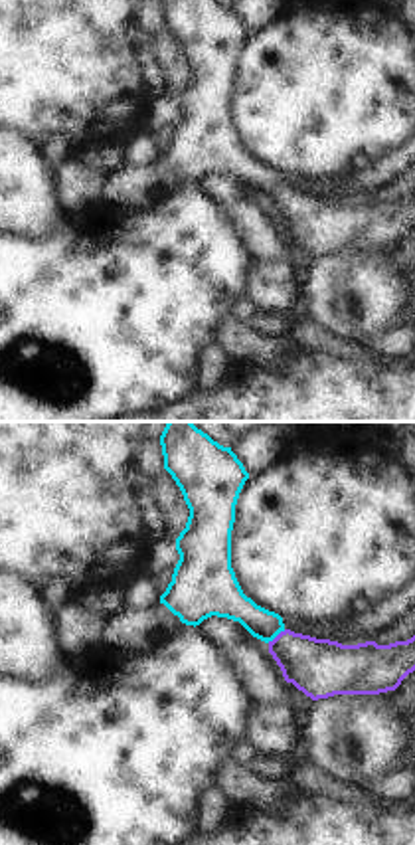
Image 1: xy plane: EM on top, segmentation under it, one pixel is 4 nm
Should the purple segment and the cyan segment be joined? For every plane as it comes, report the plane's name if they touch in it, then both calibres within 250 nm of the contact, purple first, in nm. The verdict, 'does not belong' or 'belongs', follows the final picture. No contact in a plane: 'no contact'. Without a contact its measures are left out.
xy | 240/140 nm

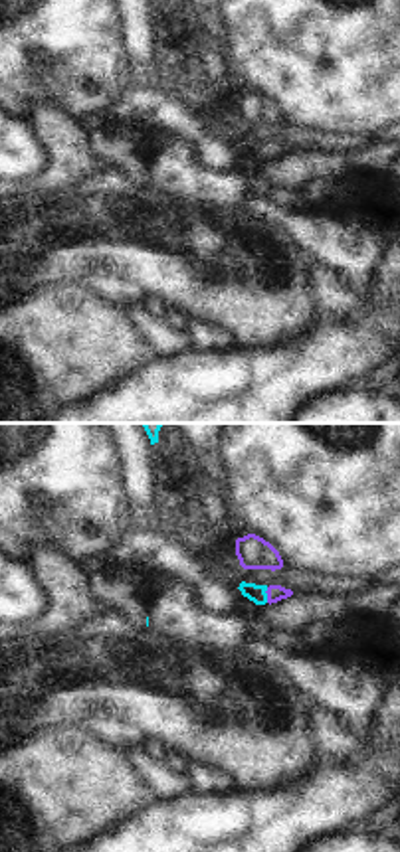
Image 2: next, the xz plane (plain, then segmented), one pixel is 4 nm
xz | 70/70 nm

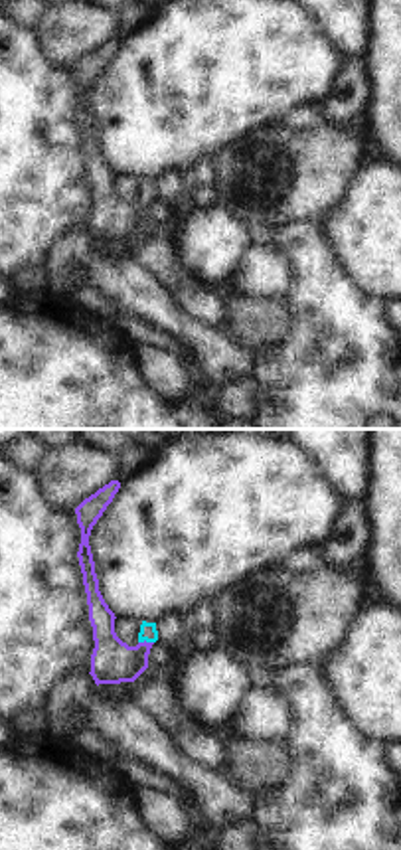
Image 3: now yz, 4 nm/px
yz | 180/70 nm

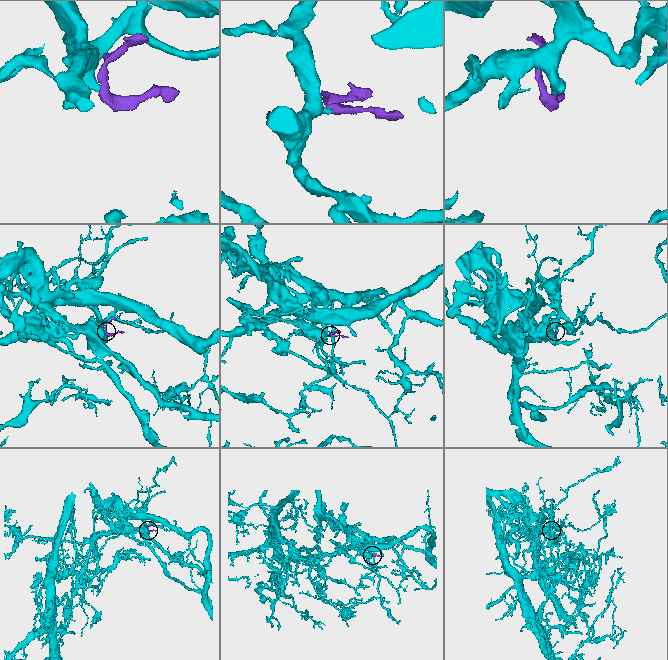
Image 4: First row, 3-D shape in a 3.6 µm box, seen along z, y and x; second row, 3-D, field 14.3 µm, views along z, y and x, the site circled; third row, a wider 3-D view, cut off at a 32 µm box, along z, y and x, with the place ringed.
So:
belongs

